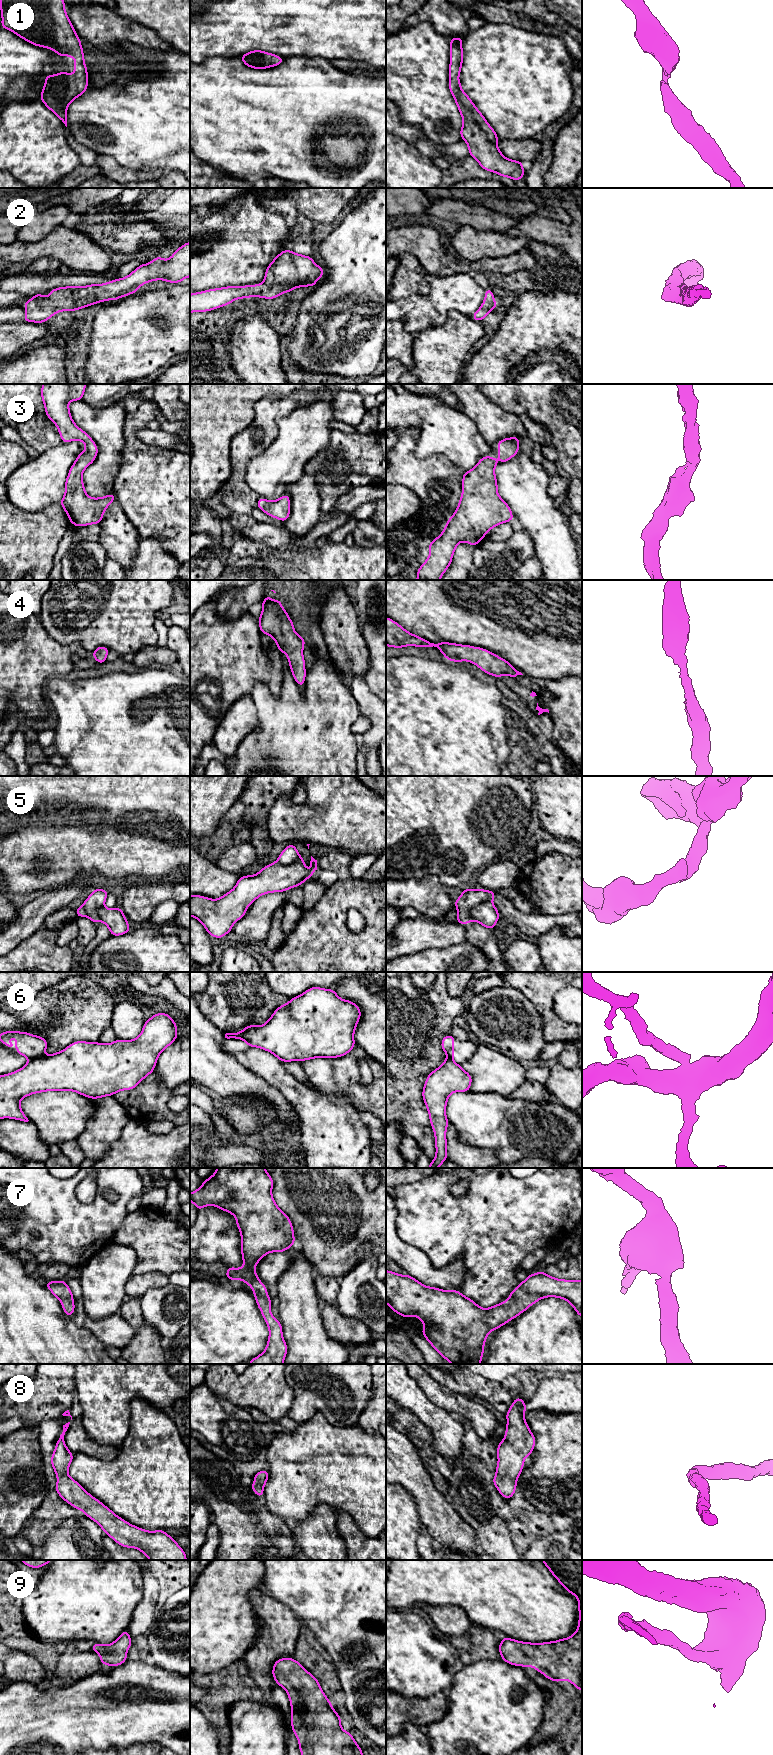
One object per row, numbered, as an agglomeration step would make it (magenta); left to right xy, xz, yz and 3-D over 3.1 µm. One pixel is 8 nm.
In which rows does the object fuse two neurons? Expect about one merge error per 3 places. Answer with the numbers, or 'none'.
5, 6

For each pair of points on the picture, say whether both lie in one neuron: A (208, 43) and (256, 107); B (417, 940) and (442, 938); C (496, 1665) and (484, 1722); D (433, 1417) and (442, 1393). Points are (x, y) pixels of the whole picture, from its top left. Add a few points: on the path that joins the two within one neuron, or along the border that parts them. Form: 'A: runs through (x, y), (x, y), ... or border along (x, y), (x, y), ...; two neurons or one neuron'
A: border along (239, 57), (209, 57), (200, 63); two neurons
B: runs through (423, 938), (436, 938); one neuron
C: runs through (496, 1679), (493, 1693), (493, 1708); one neuron
D: border along (421, 1389), (434, 1403), (456, 1415); two neurons

